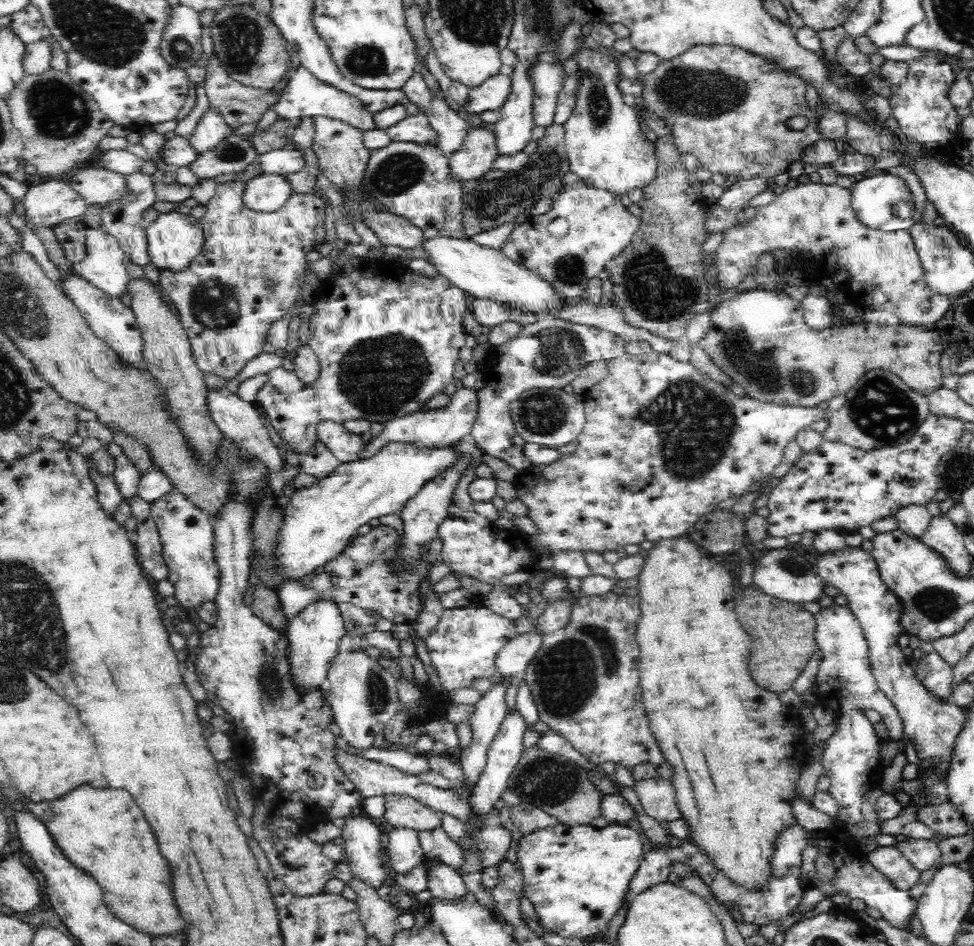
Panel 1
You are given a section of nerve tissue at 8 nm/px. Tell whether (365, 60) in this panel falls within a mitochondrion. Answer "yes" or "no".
yes

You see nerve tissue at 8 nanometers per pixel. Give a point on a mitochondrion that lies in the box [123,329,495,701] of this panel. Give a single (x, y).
(376, 386)

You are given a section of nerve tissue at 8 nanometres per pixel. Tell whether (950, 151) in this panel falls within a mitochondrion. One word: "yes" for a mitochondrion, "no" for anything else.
no

